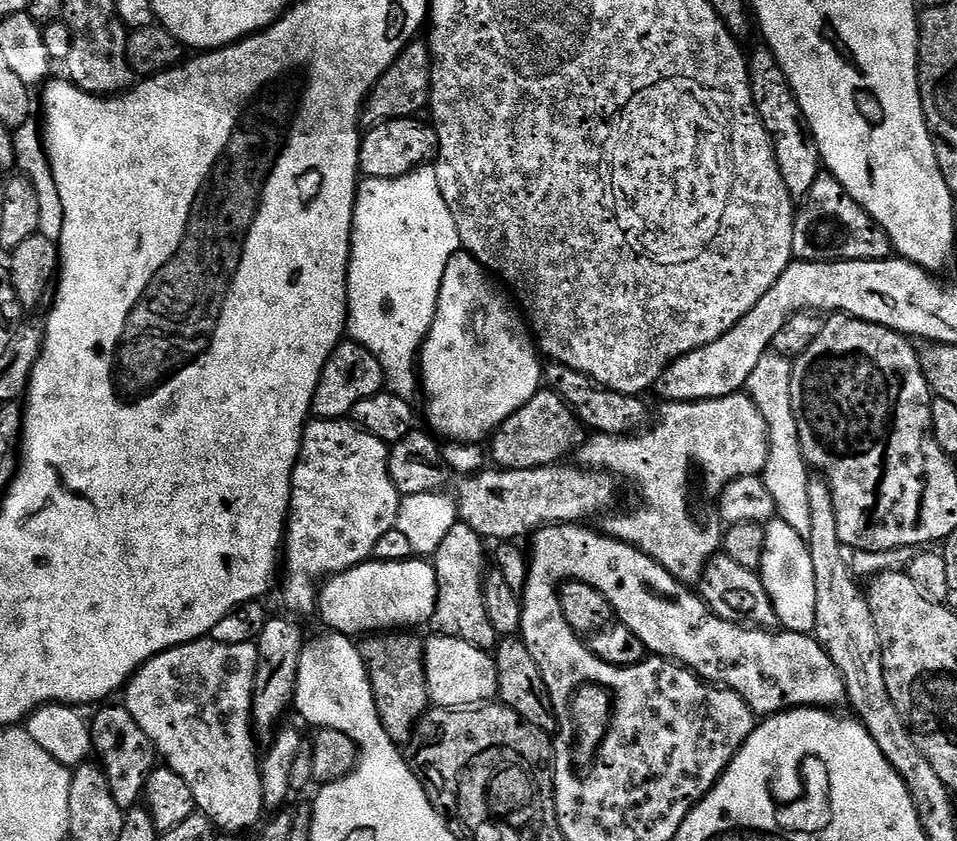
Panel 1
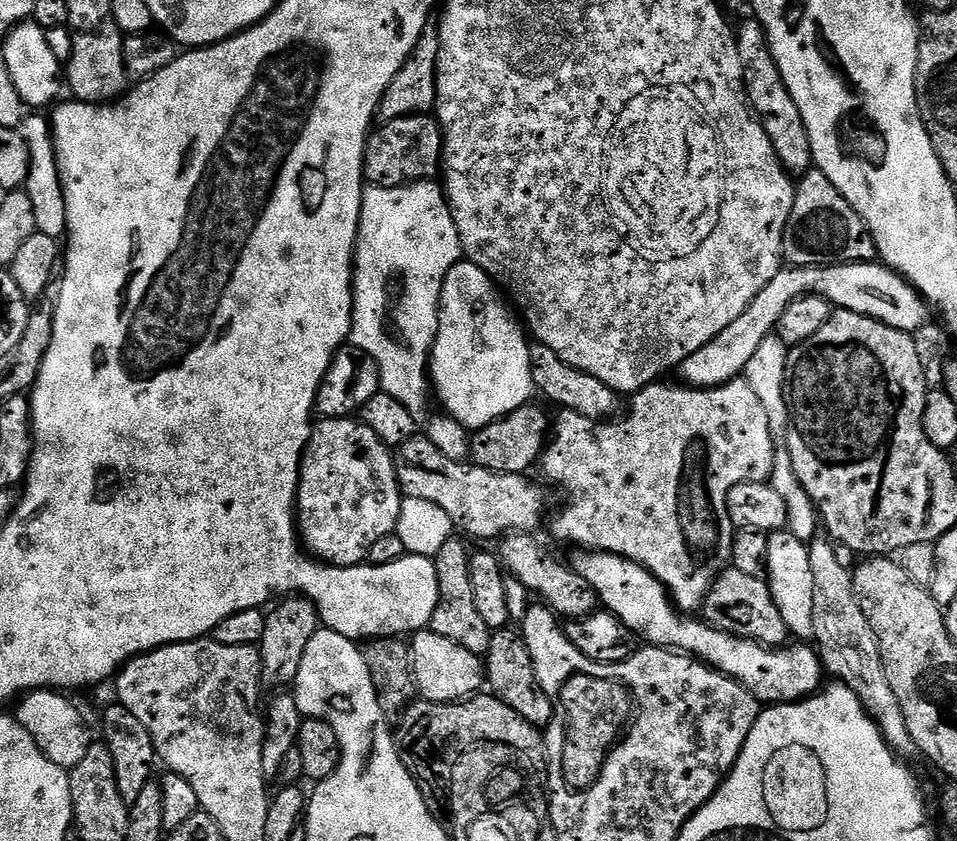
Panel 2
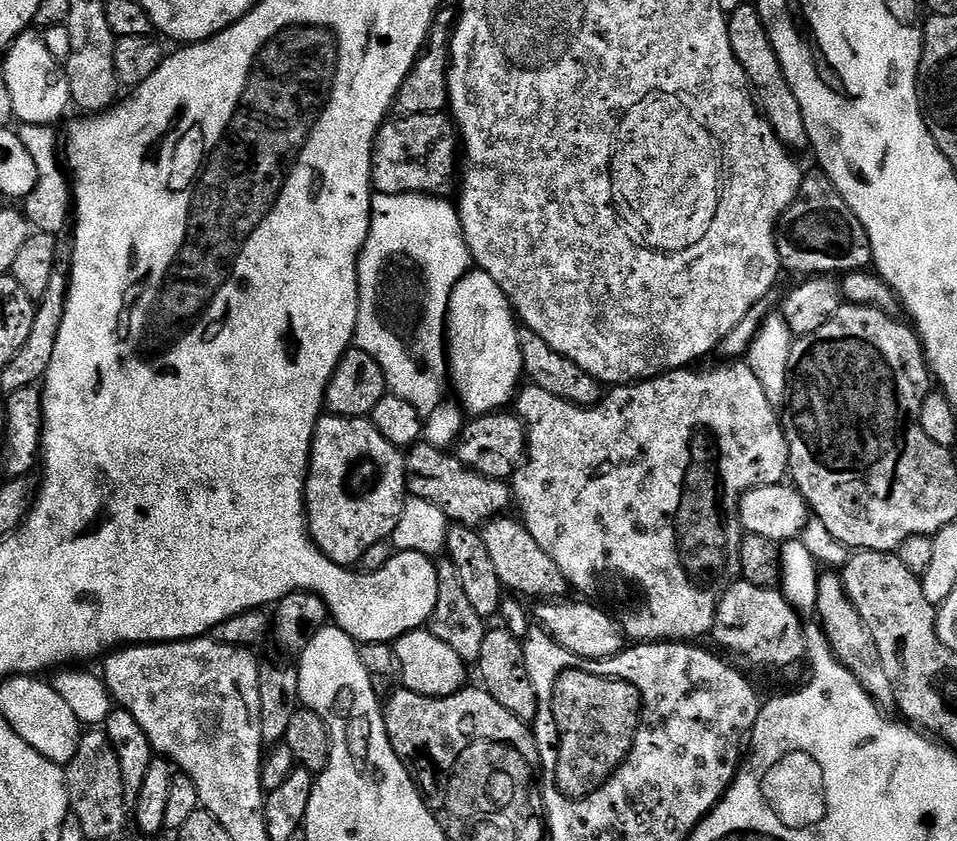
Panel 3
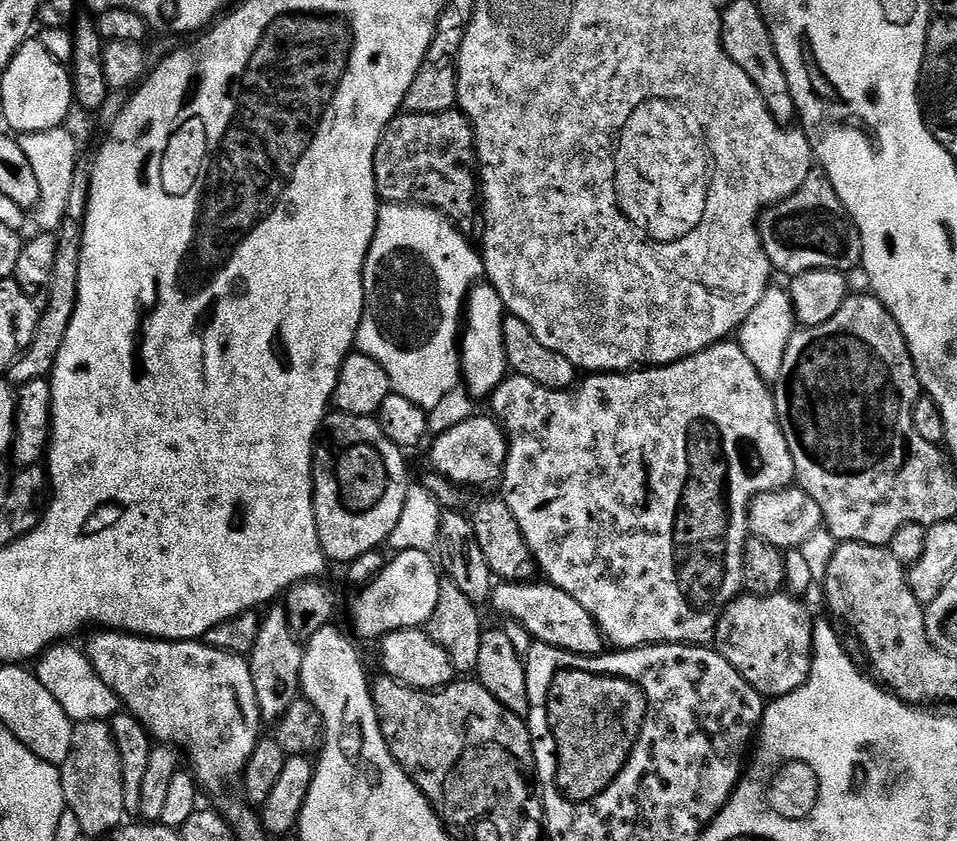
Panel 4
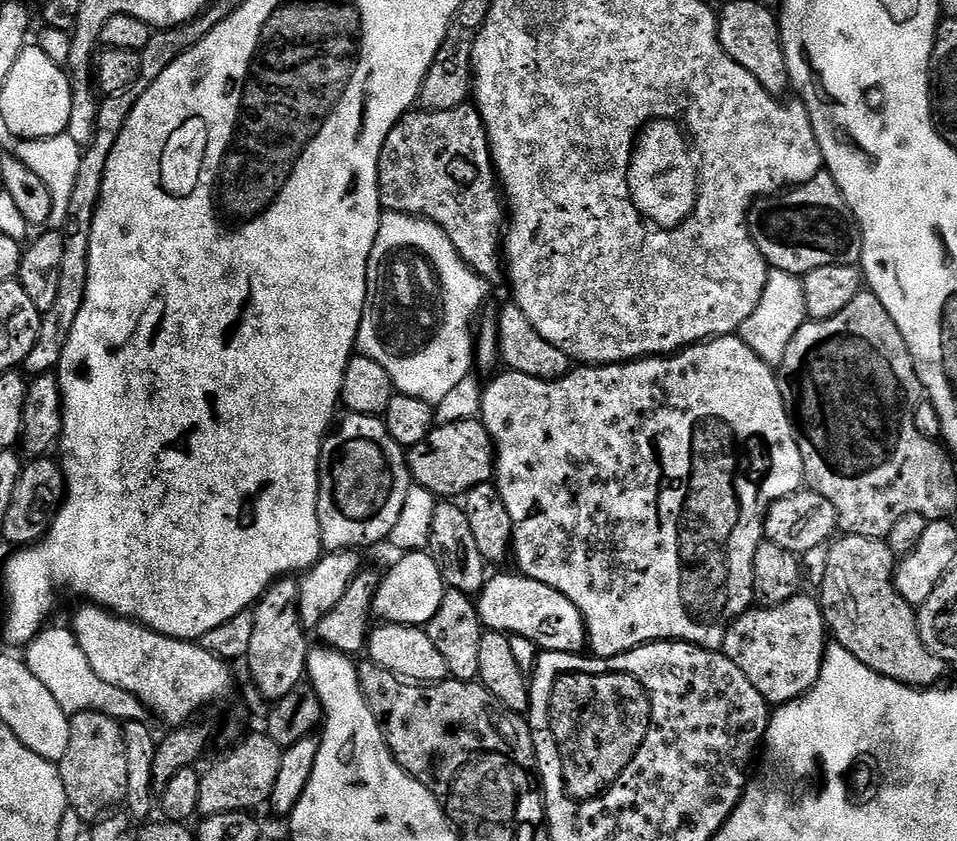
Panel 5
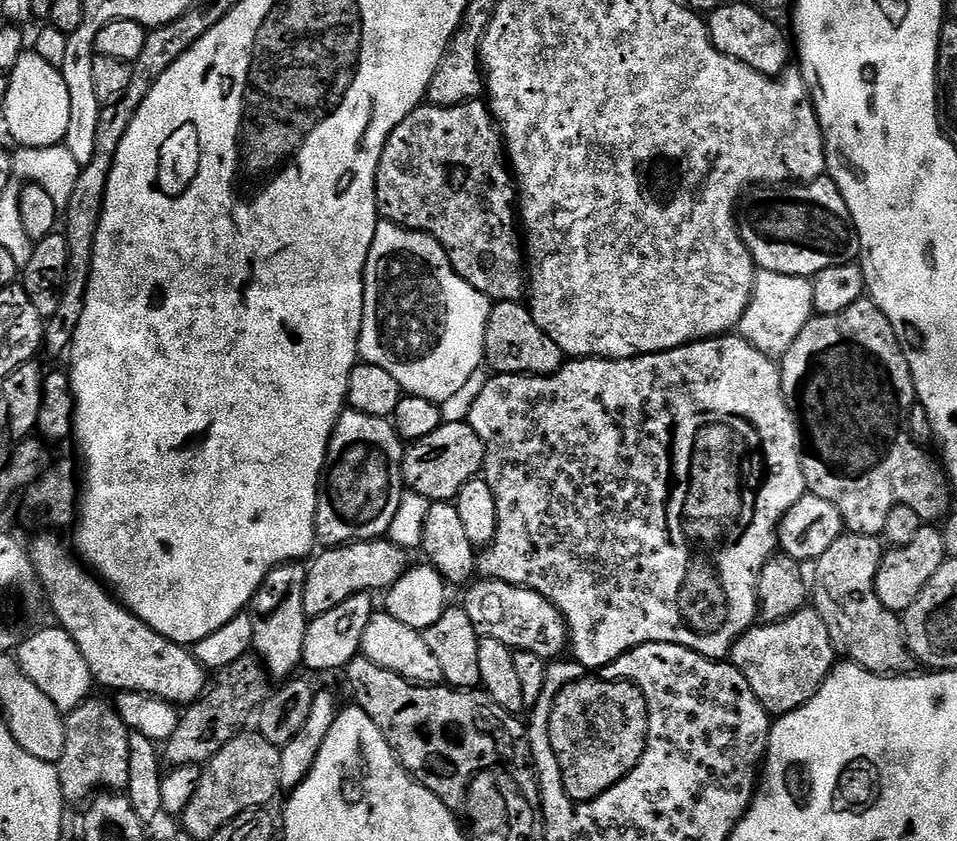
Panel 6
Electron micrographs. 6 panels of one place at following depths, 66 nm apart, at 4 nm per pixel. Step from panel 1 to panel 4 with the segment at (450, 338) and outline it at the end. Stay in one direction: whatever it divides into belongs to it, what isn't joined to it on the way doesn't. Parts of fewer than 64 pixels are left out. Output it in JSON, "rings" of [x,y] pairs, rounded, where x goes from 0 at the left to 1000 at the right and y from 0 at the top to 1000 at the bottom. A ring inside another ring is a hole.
{"rings":[[[503,335],[489,350],[487,358],[487,384],[483,390],[483,403],[481,411],[481,436],[483,439],[483,452],[494,472],[513,472],[514,466],[532,446],[533,439],[529,426],[529,411],[527,410],[527,380],[529,367],[525,354],[520,354],[520,345],[516,345],[513,338]]]}

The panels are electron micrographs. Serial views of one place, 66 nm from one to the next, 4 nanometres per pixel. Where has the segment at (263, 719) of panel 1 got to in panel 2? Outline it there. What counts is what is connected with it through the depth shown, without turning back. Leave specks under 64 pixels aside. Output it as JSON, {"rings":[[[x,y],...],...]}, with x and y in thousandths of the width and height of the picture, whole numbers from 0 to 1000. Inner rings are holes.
{"rings":[[[305,706],[294,712],[285,728],[278,731],[278,749],[274,749],[272,772],[272,812],[277,819],[297,820],[308,810],[311,797],[316,792],[316,778],[320,778],[320,768],[324,768],[324,759],[334,750],[334,729],[325,713]]]}

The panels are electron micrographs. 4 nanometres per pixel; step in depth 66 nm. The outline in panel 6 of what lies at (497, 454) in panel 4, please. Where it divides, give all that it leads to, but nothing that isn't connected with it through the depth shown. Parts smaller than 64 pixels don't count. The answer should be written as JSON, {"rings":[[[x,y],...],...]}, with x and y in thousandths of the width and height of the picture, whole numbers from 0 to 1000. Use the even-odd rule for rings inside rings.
{"rings":[[[461,503],[458,511],[429,524],[422,537],[419,566],[423,579],[450,596],[473,596],[487,573],[496,570],[506,555],[506,527],[488,504]]]}

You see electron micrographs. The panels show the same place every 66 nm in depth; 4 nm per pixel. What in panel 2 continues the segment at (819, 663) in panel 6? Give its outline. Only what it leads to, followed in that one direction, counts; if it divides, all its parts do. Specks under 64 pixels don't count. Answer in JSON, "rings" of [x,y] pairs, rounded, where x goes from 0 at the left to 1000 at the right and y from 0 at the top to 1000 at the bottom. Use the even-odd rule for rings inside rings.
{"rings":[[[764,673],[758,675],[745,692],[744,700],[736,713],[734,732],[750,749],[800,766],[804,771],[822,767],[825,761],[823,744],[810,719],[803,690],[784,687],[783,684],[775,683],[775,678]]]}

